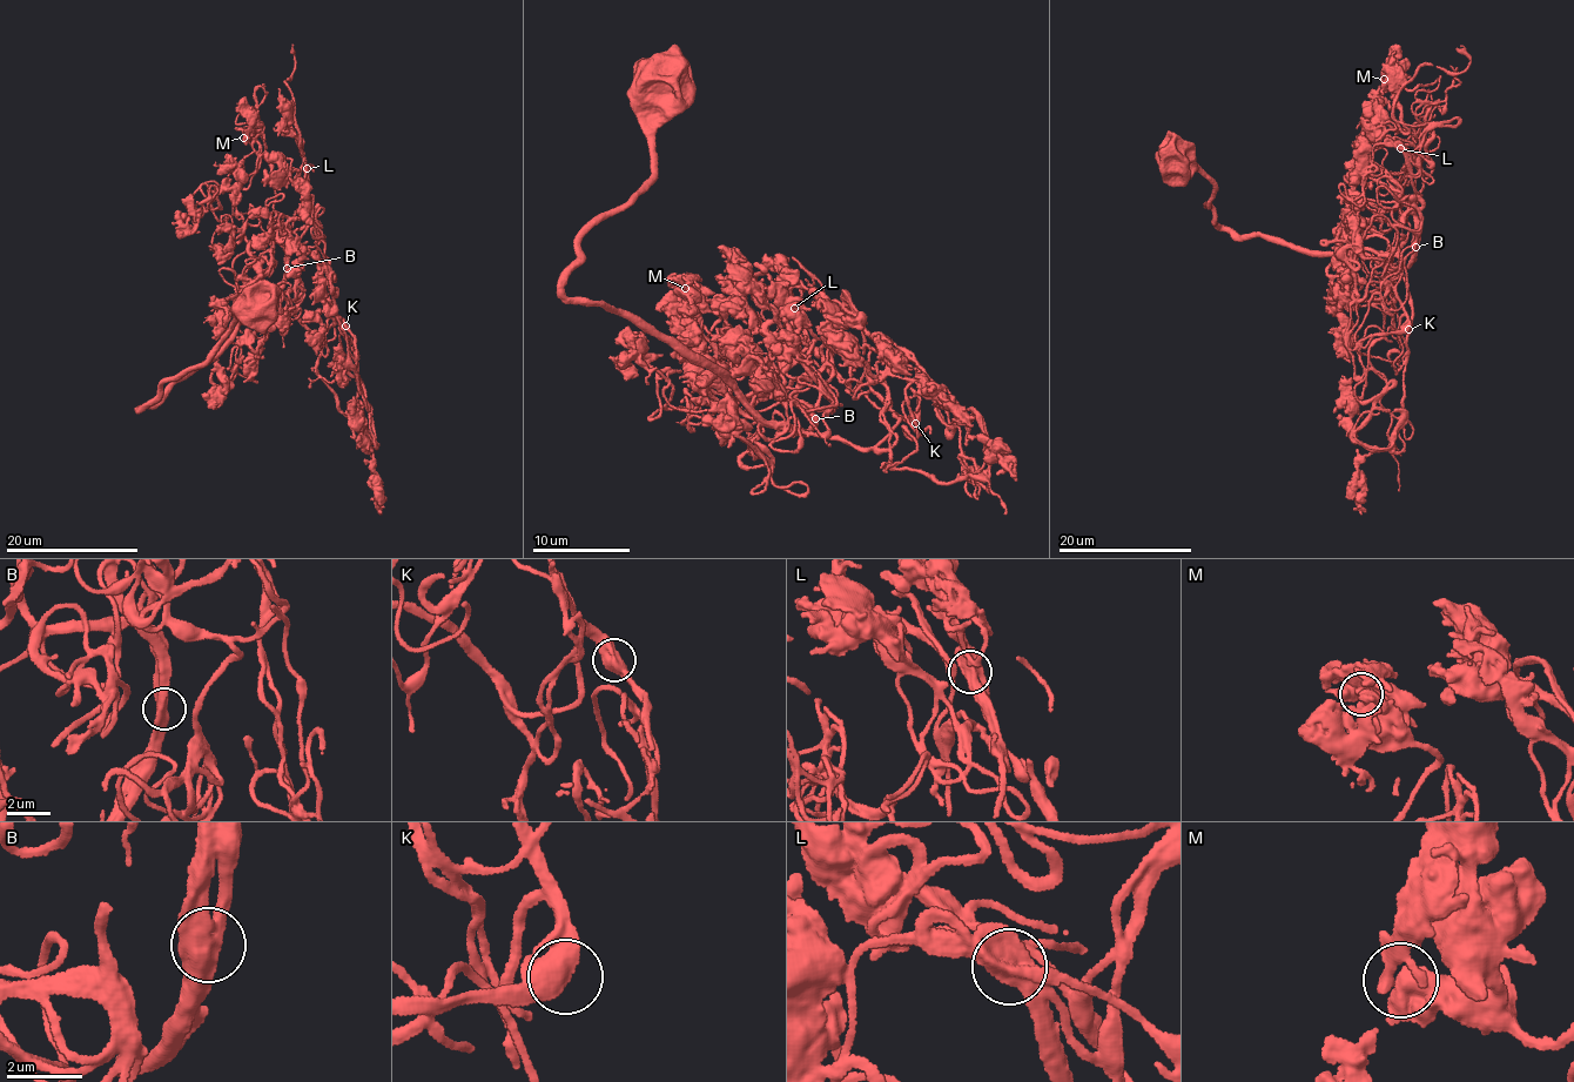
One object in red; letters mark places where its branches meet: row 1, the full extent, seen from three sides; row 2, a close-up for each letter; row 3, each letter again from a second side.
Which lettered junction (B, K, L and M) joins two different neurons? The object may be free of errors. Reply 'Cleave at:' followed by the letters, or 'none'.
Cleave at: none

